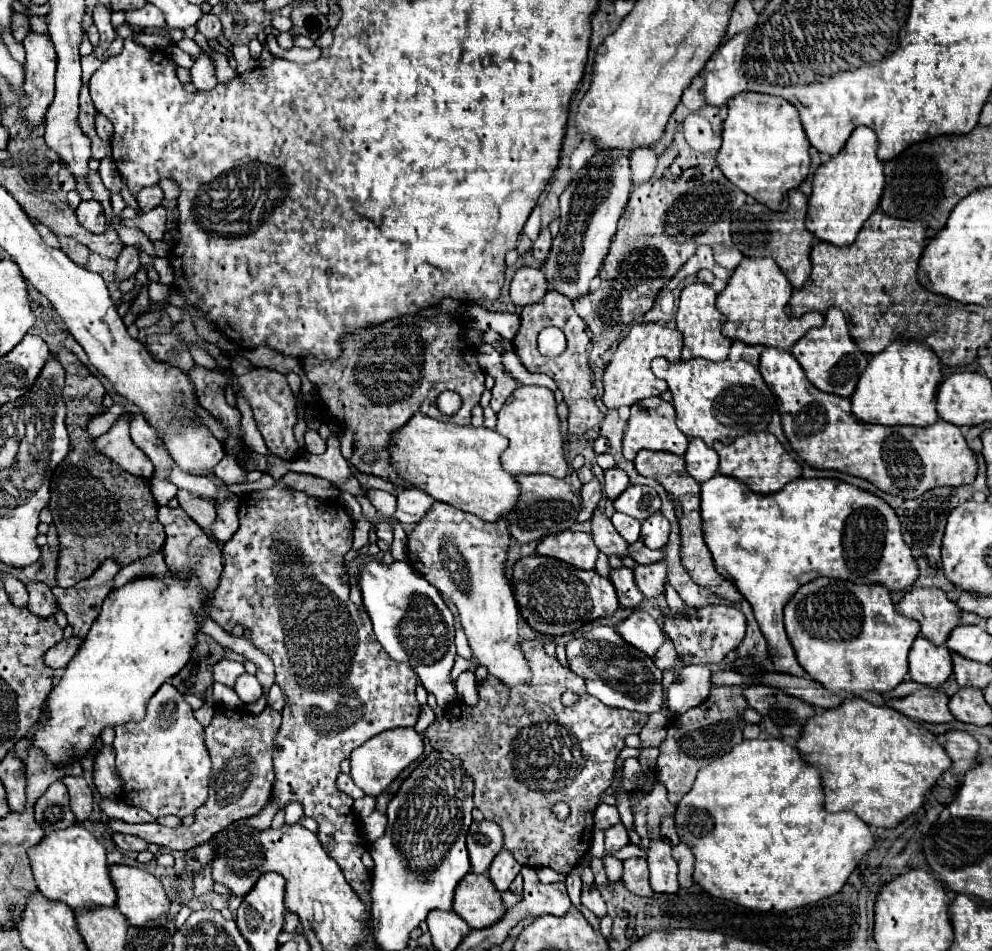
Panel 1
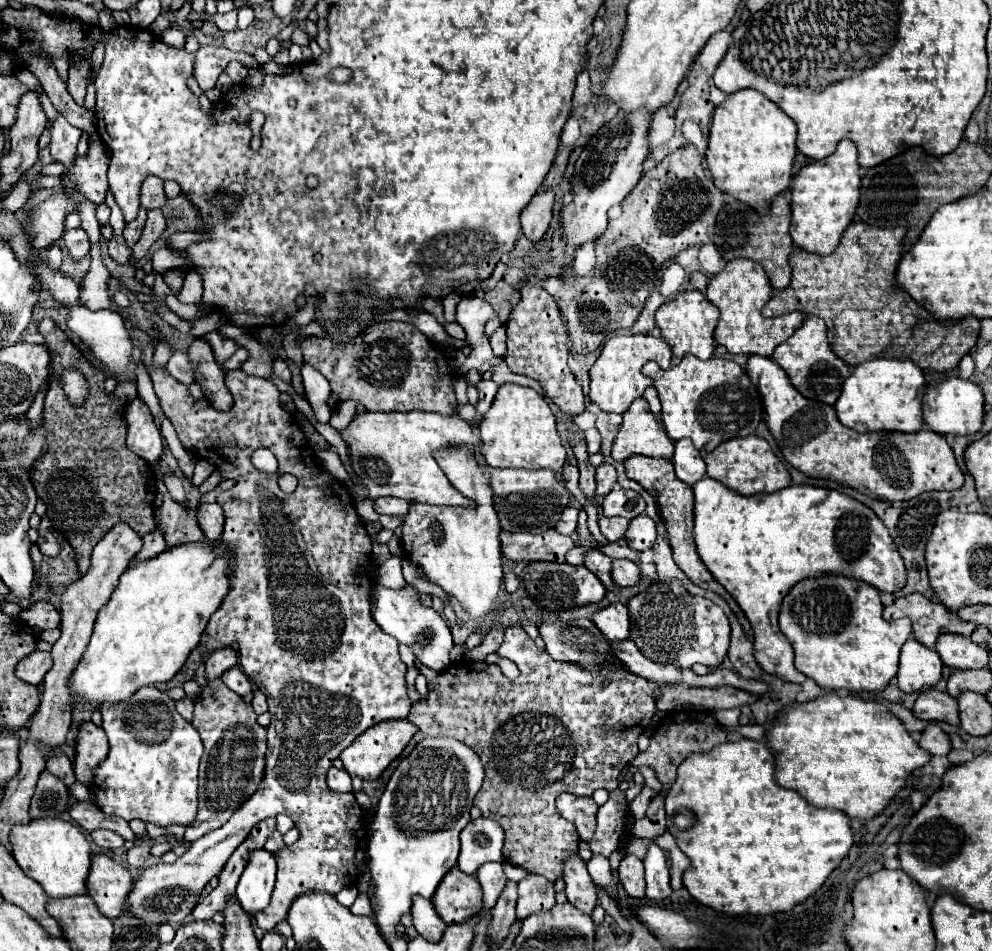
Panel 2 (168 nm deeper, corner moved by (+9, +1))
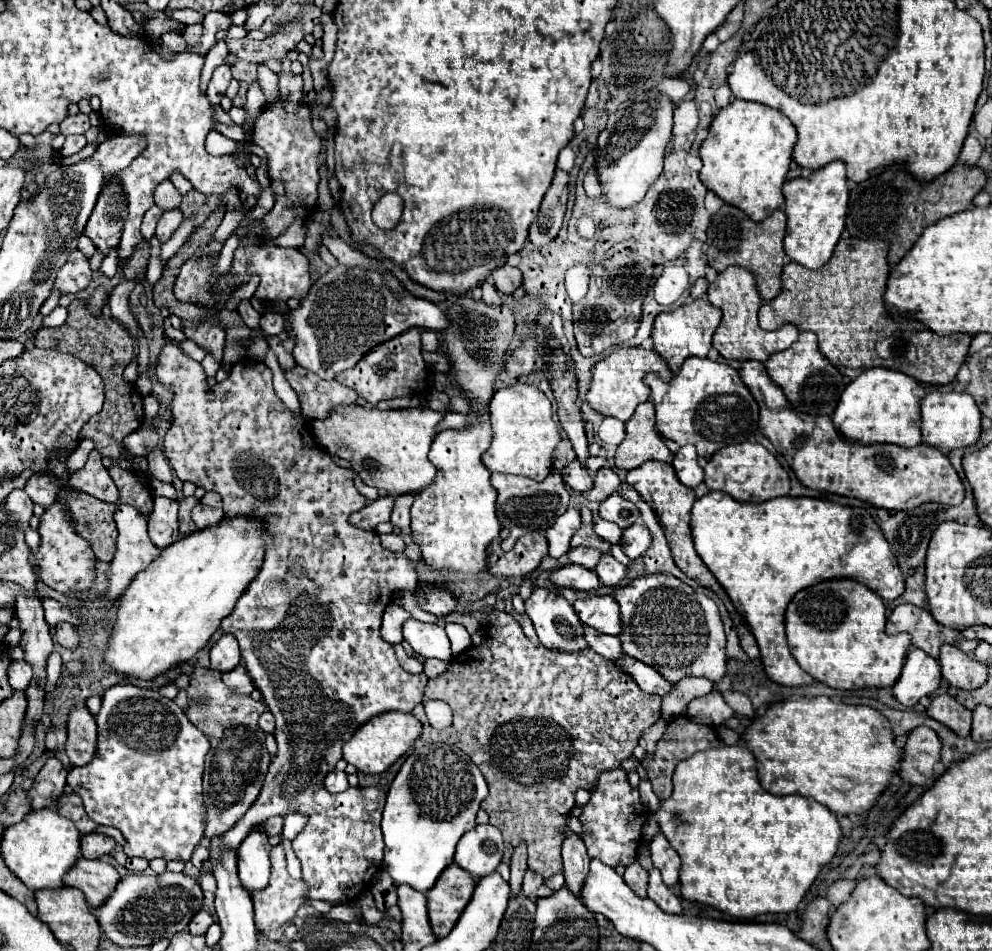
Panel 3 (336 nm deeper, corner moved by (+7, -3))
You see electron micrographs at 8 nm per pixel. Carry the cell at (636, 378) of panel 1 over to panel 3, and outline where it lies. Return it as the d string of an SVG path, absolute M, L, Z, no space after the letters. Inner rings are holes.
M616 348L610 356L602 358L598 364L592 366L592 384L586 394L590 408L602 416L612 416L622 422L628 422L632 418L636 406L650 398L650 388L642 382L648 372L658 374L664 382L668 382L672 378L670 370L666 368L666 362L654 350Z

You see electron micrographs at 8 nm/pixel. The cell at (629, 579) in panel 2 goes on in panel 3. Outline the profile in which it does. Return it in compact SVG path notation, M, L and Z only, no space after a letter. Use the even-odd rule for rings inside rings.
M602 554L602 560L600 560L600 564L598 564L598 568L594 572L598 574L602 584L616 586L624 578L626 570L628 568L624 564L620 564L618 560L614 560L610 554Z

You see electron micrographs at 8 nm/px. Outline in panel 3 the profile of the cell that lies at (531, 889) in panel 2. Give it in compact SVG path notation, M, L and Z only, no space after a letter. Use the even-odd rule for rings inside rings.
M526 872L526 876L524 876L524 882L522 882L522 890L524 890L524 894L530 898L530 900L538 900L536 898L536 890L540 888L544 884L544 878L542 876L538 876L536 872Z

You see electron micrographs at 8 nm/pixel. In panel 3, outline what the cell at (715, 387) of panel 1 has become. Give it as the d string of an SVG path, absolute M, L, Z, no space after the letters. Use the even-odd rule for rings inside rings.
M690 356L670 382L662 382L656 374L648 374L644 382L652 390L656 428L662 438L674 440L678 446L694 444L698 456L706 460L726 444L754 440L754 432L758 430L758 404L732 366Z

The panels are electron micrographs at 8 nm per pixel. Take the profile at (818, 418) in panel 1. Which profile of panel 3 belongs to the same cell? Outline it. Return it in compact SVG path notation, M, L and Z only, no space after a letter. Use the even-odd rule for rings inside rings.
M744 360L738 372L754 400L764 406L764 410L760 410L762 434L774 444L776 452L786 458L804 486L828 494L858 498L884 510L910 510L926 502L954 506L964 500L964 486L950 460L940 450L928 444L918 444L914 448L898 448L894 444L854 444L836 432L830 416L810 416L790 408L784 392L768 380L762 362Z

